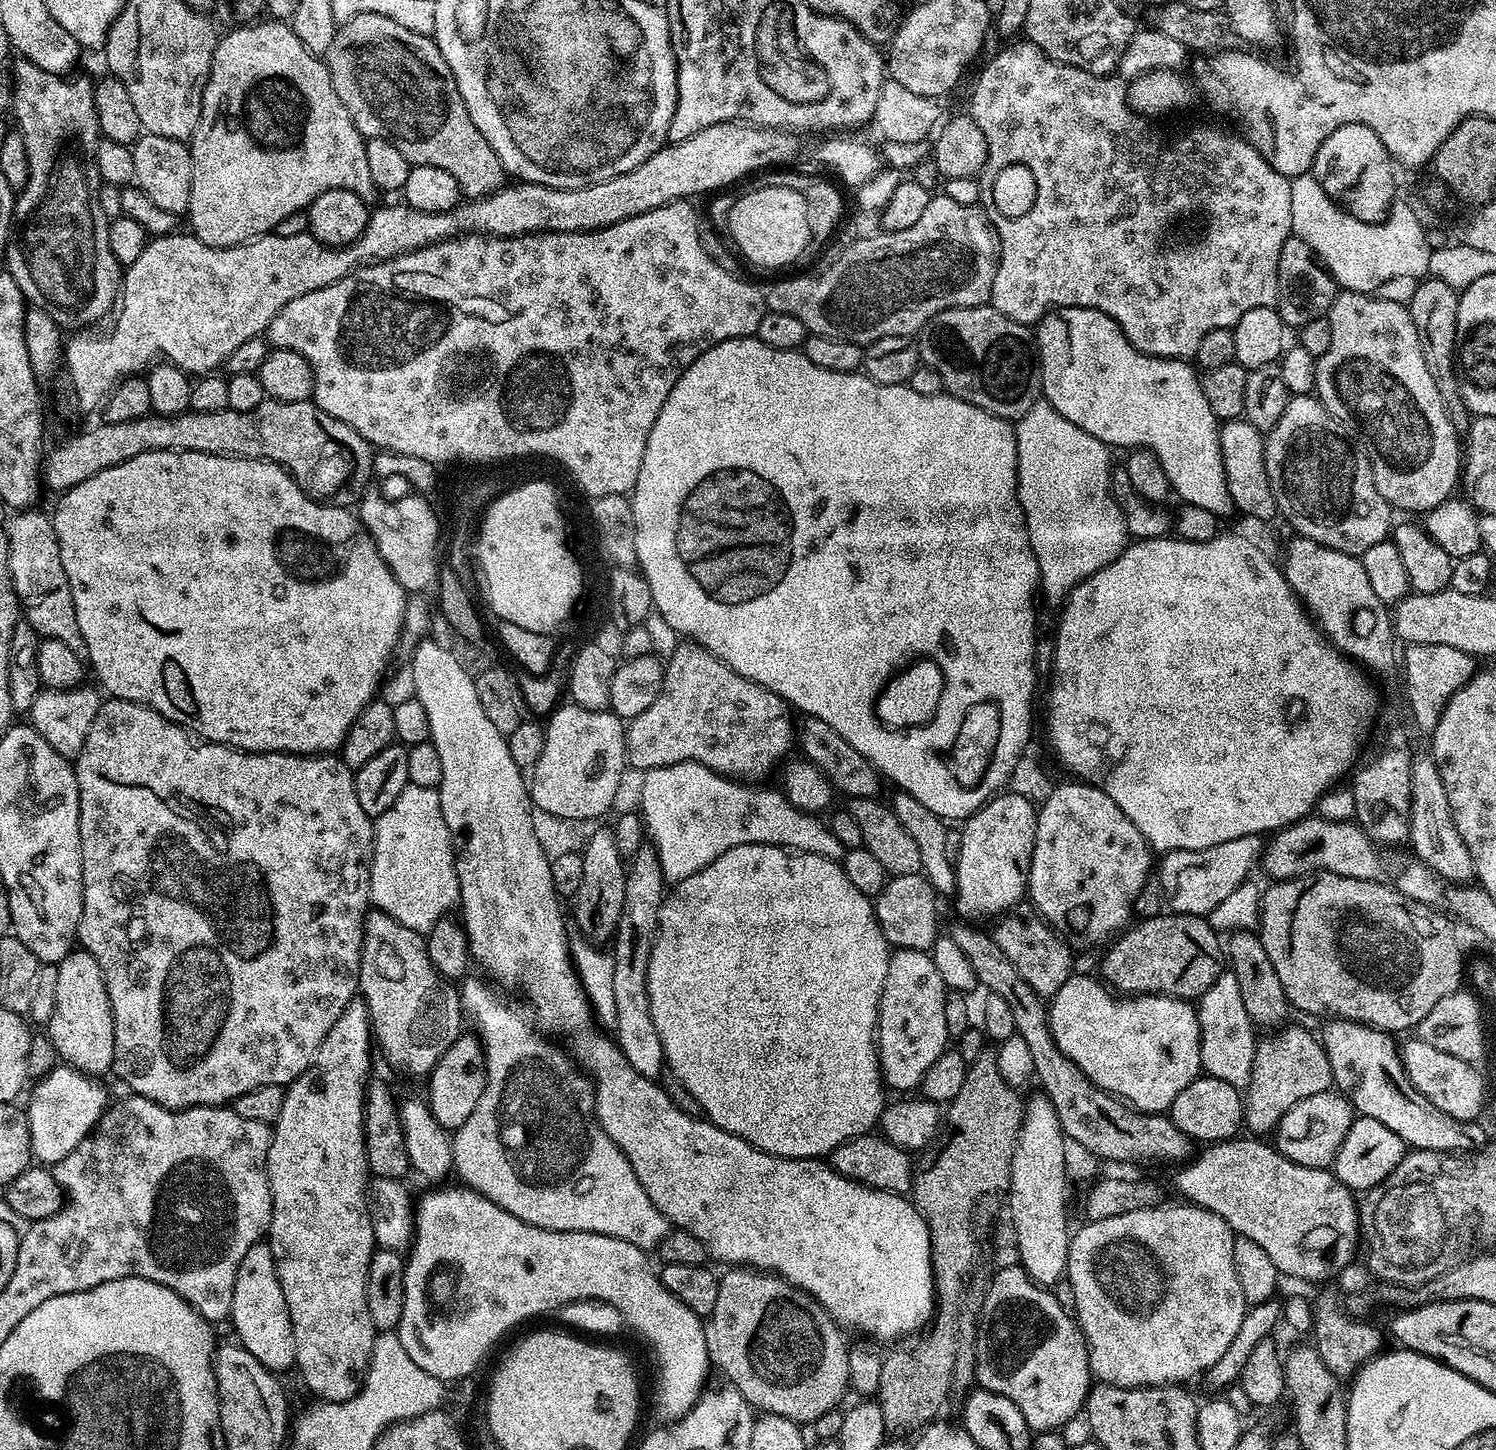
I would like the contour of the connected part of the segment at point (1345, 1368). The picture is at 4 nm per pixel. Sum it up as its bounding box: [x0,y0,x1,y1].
[1310,1286,1385,1378]

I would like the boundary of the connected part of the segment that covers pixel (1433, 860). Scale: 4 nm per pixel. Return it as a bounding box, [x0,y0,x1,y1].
[1408,755,1476,882]

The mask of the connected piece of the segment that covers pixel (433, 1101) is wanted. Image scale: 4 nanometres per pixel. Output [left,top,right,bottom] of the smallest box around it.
[426,1034,488,1130]

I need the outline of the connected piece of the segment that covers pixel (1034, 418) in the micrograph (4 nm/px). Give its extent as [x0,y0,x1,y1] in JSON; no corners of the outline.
[1014,398,1130,606]

